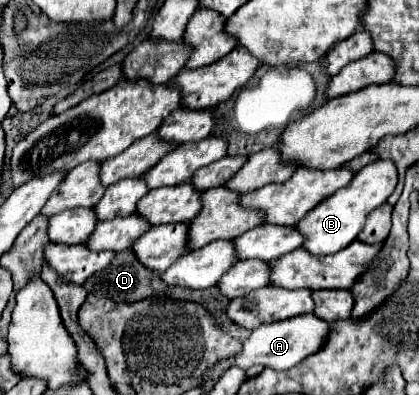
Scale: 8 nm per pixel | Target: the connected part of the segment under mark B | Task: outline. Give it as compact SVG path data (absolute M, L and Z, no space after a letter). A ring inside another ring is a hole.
M377 160L363 166L345 188L337 190L335 194L331 194L331 198L315 206L315 210L307 212L305 218L301 218L301 222L295 226L299 234L303 234L305 238L303 248L315 256L327 256L349 246L363 230L367 214L377 206L381 206L391 196L395 184L397 184L397 170L391 160Z

